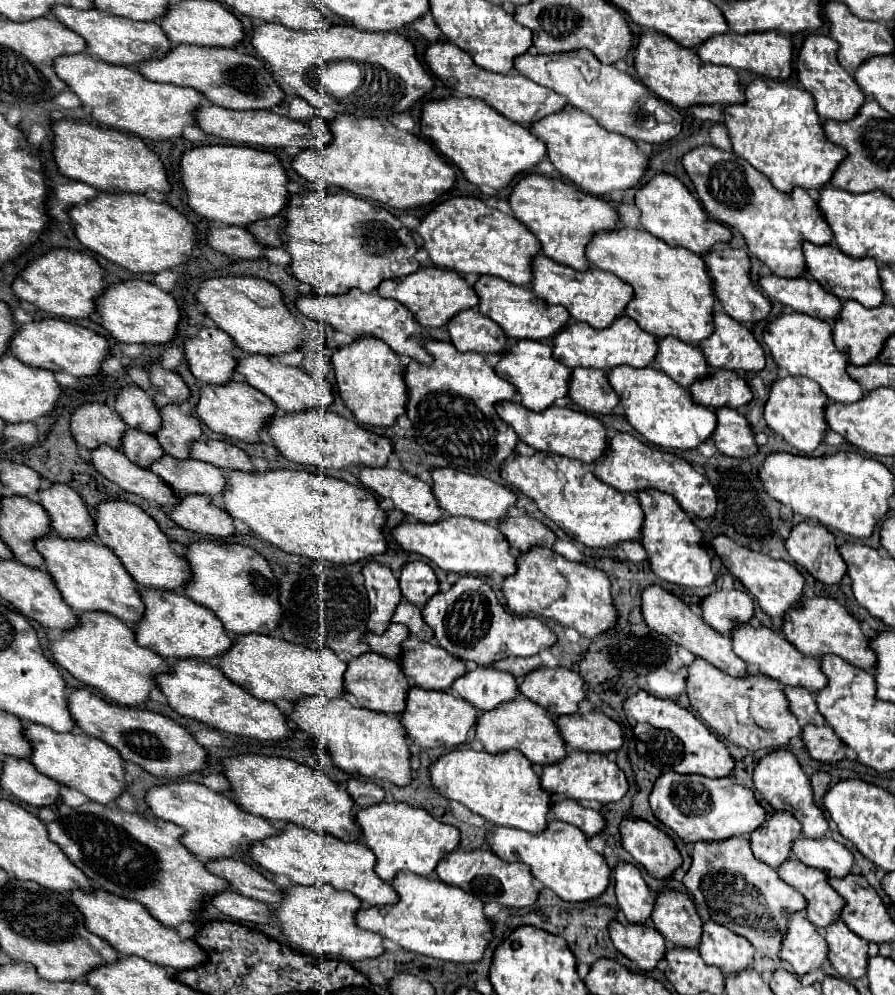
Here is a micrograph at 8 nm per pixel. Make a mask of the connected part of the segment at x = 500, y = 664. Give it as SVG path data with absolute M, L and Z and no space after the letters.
M529 656L529 658L505 658L505 660L497 660L493 662L493 668L497 670L503 670L503 672L511 672L517 682L523 680L525 674L529 674L531 670L543 666L541 658L539 656Z

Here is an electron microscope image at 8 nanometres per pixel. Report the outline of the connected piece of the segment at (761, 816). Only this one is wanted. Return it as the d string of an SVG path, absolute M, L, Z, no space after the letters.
M663 772L649 794L649 802L659 822L671 828L685 842L717 842L731 836L749 834L753 828L759 828L767 816L761 804L755 800L753 792L745 786L735 784L727 776L705 778L699 774Z

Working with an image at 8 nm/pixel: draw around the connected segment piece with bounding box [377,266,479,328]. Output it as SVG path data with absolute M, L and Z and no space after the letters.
M427 266L421 268L405 278L391 278L391 280L383 280L377 286L377 294L381 298L393 298L397 302L401 302L405 308L409 308L413 312L413 318L423 326L443 326L447 324L457 312L467 310L467 308L475 308L479 298L473 292L473 288L455 272L455 270L443 270L437 266Z

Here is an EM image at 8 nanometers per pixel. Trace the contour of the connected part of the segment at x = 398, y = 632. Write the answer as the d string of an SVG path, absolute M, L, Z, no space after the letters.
M391 622L387 626L387 630L377 640L377 654L397 660L399 654L401 654L401 642L407 636L409 636L409 630L405 628L405 624L393 624Z

